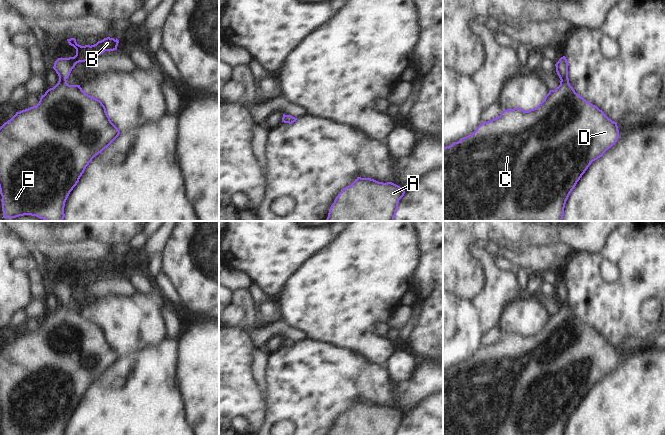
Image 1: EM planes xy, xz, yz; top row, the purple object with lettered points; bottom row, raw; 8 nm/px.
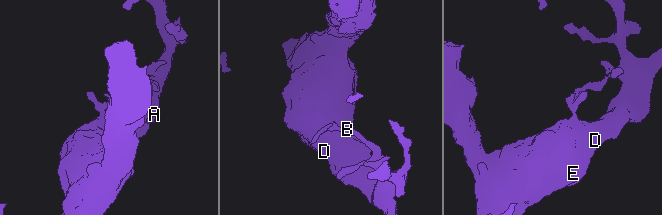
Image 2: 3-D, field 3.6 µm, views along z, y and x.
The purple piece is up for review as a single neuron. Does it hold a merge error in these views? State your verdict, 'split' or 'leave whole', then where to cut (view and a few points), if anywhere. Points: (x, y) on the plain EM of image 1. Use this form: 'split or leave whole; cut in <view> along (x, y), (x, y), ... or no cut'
leave whole; no cut

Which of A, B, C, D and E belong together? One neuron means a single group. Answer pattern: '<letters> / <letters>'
A B C D E

